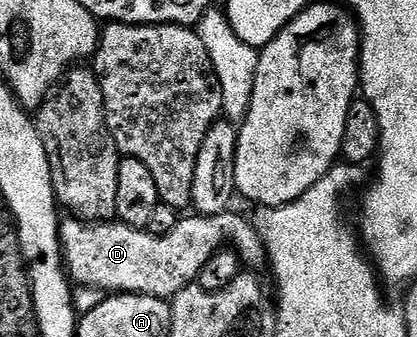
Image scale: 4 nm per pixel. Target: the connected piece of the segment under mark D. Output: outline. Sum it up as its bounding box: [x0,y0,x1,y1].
[60,211,266,299]

